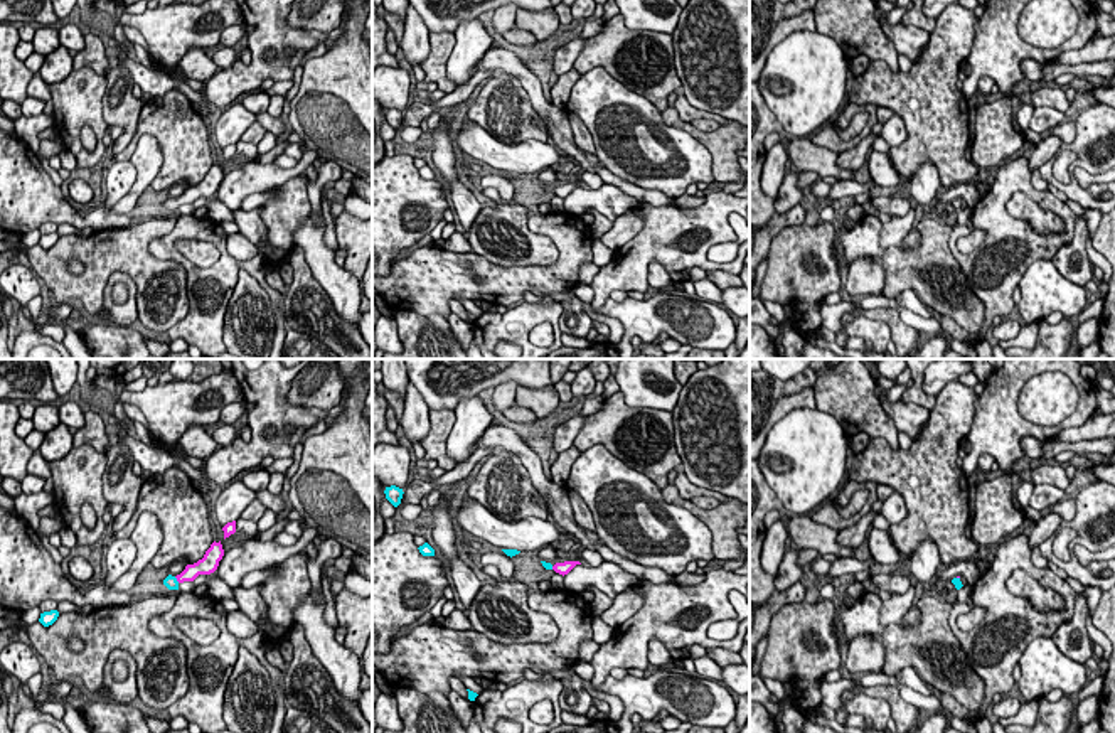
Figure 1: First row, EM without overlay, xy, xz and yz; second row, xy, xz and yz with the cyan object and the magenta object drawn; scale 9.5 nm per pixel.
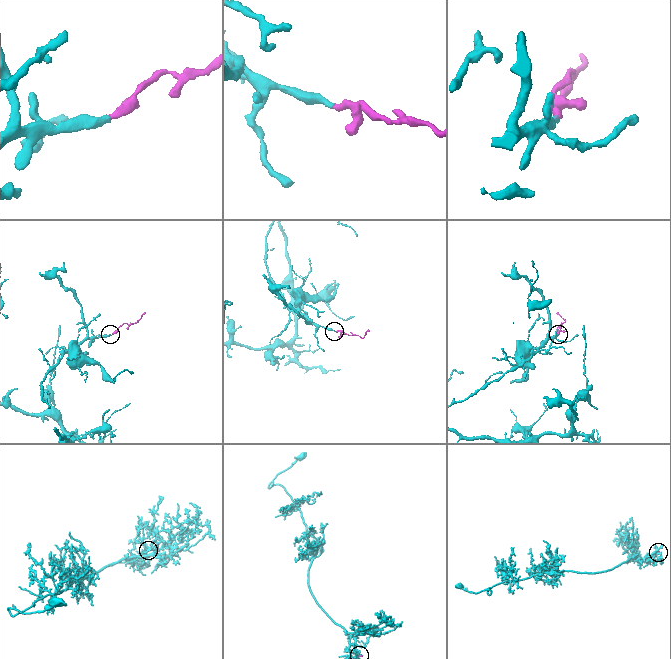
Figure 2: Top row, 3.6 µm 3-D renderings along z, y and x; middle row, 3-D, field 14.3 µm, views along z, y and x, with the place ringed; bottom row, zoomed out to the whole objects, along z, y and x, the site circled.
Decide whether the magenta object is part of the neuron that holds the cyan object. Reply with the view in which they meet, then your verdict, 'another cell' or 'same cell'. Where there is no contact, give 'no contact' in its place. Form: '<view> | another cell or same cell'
xy | same cell

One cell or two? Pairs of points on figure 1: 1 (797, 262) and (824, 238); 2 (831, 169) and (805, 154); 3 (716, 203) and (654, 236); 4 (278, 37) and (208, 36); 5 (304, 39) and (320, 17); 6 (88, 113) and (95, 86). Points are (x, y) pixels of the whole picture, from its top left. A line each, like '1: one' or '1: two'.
1: one
2: one
3: one
4: two
5: two
6: one

